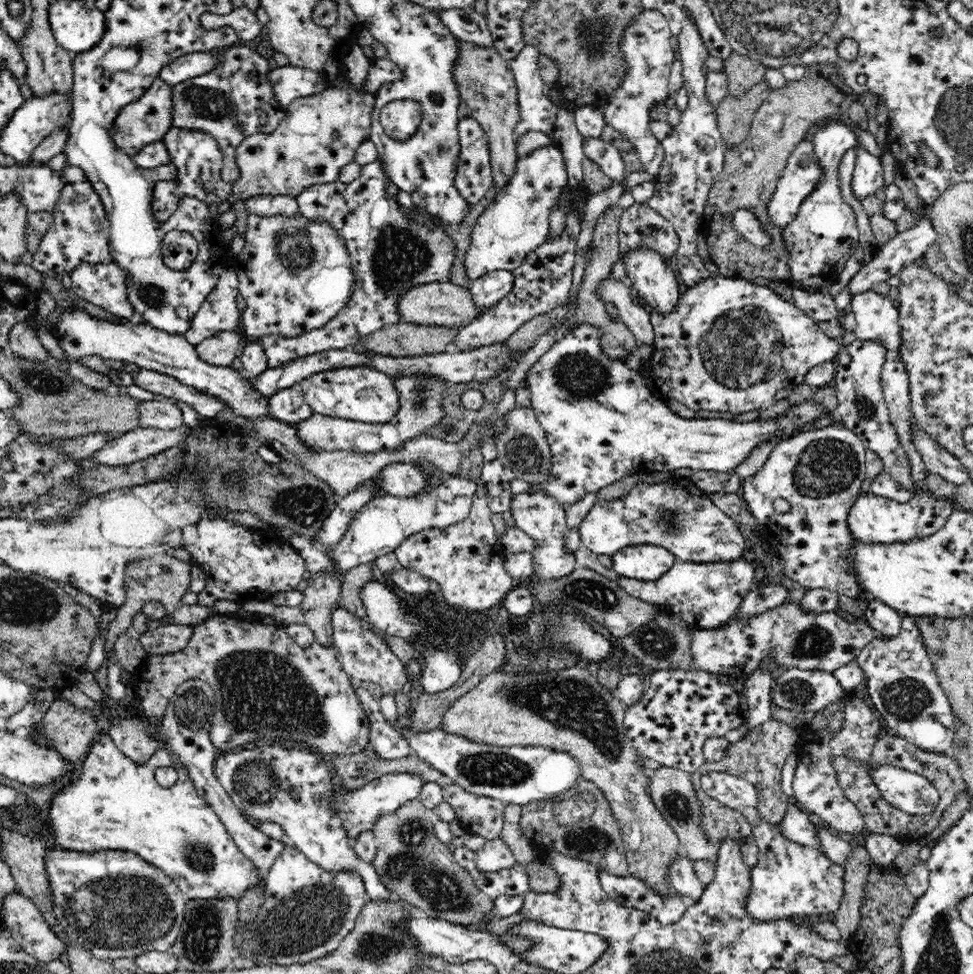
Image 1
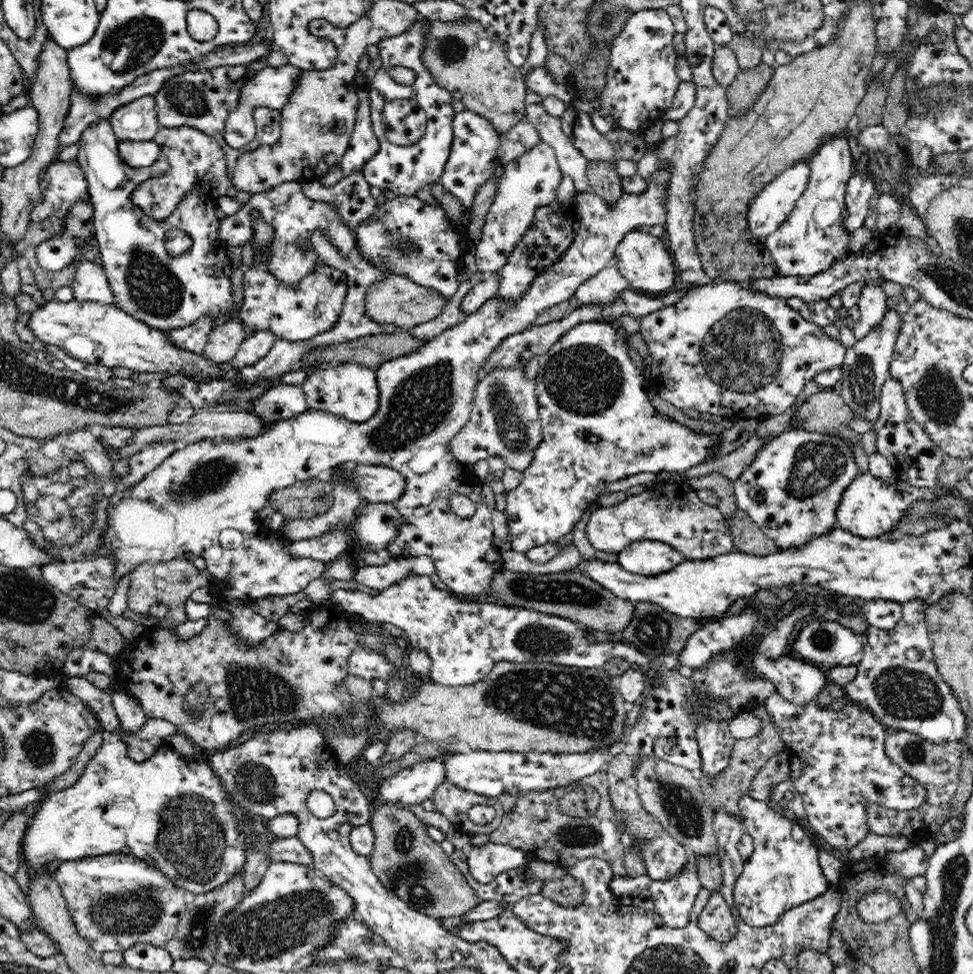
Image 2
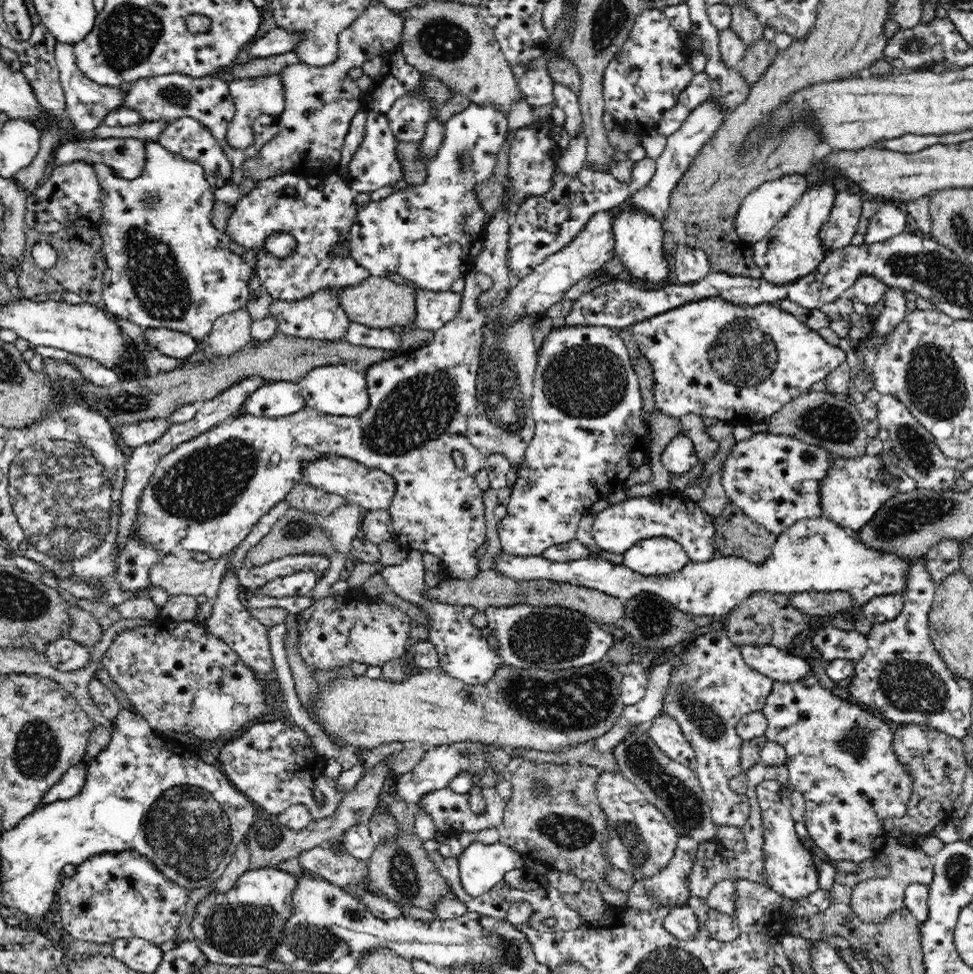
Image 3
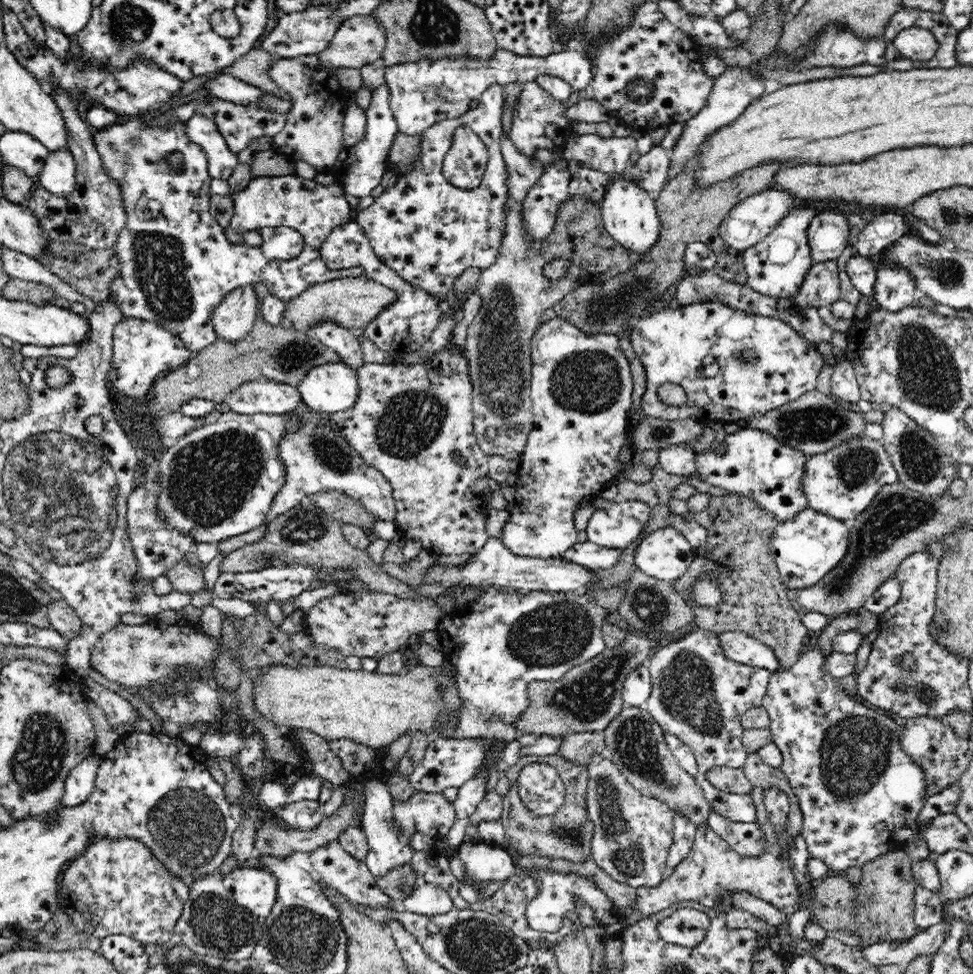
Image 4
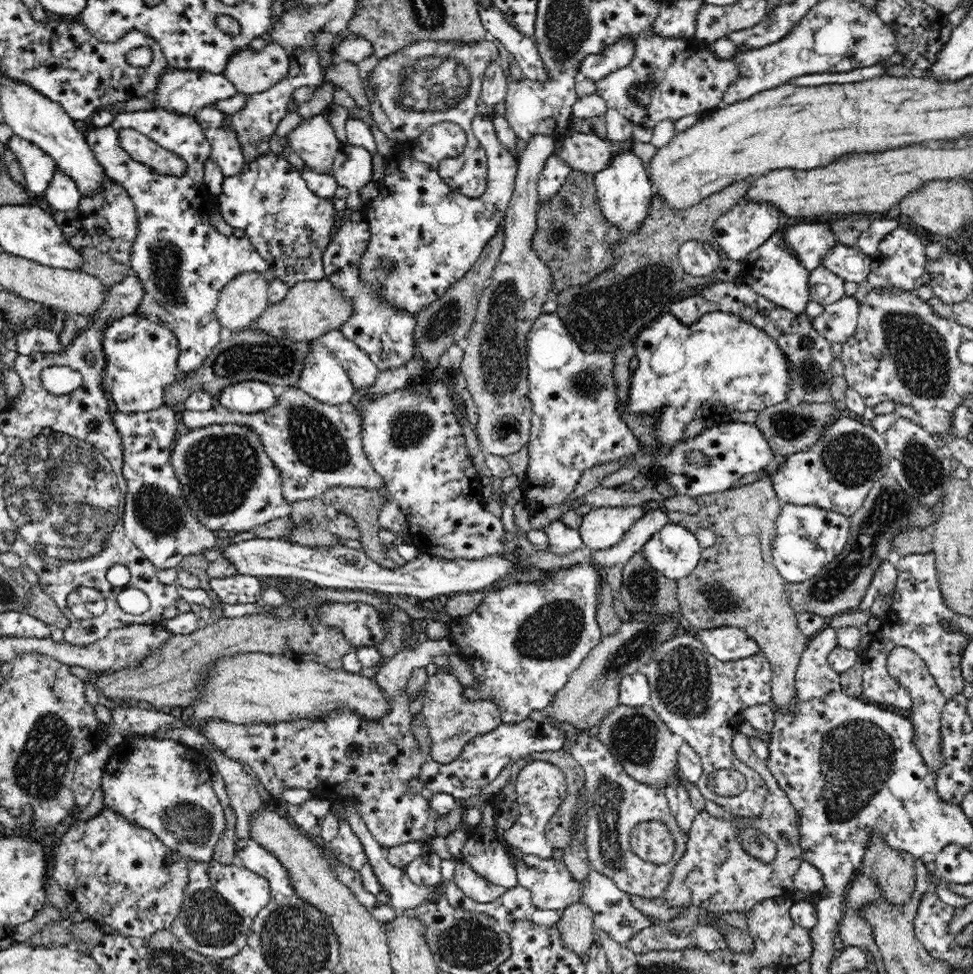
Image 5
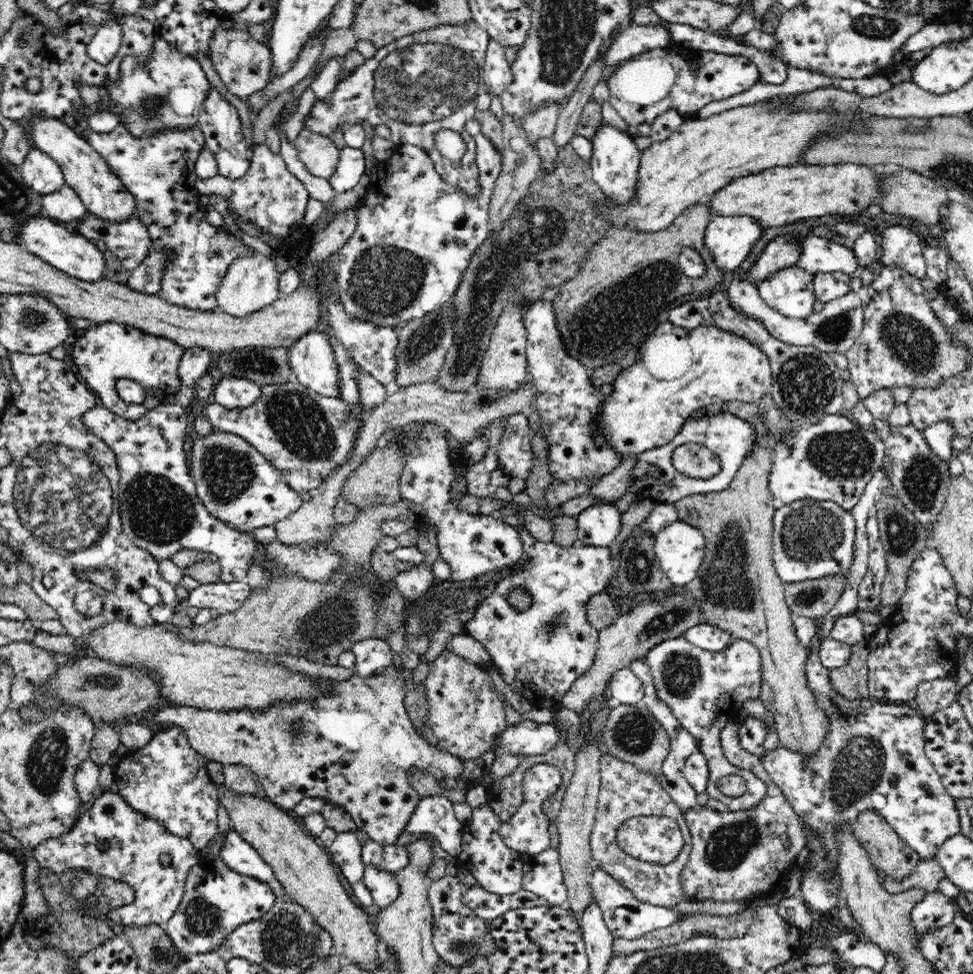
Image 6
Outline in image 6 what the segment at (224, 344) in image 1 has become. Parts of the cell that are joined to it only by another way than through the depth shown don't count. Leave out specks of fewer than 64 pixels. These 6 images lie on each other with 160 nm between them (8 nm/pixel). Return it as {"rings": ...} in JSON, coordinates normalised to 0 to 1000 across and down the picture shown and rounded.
{"rings":[[[267,259],[240,267],[222,301],[224,317],[237,325],[255,325],[269,315],[284,310],[290,304],[286,297],[288,281],[284,276],[282,265],[275,265]]]}

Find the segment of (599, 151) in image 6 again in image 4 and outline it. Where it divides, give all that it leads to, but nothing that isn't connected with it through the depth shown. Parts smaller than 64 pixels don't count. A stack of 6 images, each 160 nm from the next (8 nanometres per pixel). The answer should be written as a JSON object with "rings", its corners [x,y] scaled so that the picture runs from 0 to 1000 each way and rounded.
{"rings":[[[639,180],[631,182],[624,189],[620,201],[618,224],[619,230],[627,242],[635,247],[641,256],[651,261],[651,264],[662,263],[664,259],[675,251],[679,242],[679,229],[673,211],[672,200],[664,197],[652,186],[641,184]]]}

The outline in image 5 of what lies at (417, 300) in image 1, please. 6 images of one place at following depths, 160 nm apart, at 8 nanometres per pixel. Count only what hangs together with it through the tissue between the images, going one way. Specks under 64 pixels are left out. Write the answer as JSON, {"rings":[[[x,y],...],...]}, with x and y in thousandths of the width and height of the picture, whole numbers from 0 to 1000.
{"rings":[[[333,285],[326,289],[310,289],[297,295],[292,308],[276,312],[264,329],[256,333],[255,337],[273,340],[286,348],[318,351],[335,343],[335,340],[349,339],[362,322],[364,322],[364,309],[354,301],[351,295],[342,294],[341,290]]]}

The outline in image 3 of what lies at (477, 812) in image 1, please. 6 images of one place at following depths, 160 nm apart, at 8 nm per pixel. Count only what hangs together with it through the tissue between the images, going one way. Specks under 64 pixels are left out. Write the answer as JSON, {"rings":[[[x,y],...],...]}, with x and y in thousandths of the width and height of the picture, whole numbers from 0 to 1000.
{"rings":[[[462,808],[452,809],[452,811],[446,811],[434,819],[428,824],[436,834],[439,834],[446,846],[448,847],[448,853],[459,856],[472,856],[474,854],[491,855],[501,850],[511,849],[517,841],[517,836],[521,826],[521,823],[514,818],[512,812],[509,809],[499,809],[496,812],[496,820],[499,828],[498,833],[493,836],[487,835],[482,826],[482,814],[471,815]]]}

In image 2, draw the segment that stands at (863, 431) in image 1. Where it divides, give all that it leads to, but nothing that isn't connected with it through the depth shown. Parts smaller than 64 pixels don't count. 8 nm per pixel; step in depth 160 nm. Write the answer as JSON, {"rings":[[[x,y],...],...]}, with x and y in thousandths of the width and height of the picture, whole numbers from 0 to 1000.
{"rings":[[[915,316],[898,337],[886,349],[874,356],[868,364],[867,374],[864,376],[865,390],[861,394],[860,401],[865,406],[867,413],[877,428],[890,429],[898,435],[904,425],[904,406],[909,391],[914,388],[914,376],[924,341],[926,323]]]}

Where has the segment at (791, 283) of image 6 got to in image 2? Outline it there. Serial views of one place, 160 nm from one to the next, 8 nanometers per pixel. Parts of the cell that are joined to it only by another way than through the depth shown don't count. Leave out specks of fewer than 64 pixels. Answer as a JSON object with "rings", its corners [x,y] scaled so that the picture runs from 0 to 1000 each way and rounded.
{"rings":[[[857,142],[849,146],[830,169],[834,175],[831,188],[819,205],[814,220],[808,224],[808,228],[785,244],[802,284],[837,284],[841,280],[849,279],[859,267],[874,259],[872,247],[876,239],[872,237],[868,228],[868,199],[878,174],[872,146],[867,142]]]}

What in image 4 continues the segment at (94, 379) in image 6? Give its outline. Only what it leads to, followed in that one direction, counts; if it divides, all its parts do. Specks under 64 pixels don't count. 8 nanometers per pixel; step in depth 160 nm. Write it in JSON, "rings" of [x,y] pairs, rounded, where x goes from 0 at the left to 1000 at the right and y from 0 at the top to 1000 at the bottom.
{"rings":[[[126,325],[116,341],[116,368],[111,392],[118,406],[145,410],[155,403],[155,398],[165,385],[190,374],[198,366],[182,344],[154,330]]]}

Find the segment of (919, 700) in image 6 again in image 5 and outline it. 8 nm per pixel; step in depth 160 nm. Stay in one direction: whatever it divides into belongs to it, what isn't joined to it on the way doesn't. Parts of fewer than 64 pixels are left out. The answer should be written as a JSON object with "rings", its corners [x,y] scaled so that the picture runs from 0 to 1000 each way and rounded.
{"rings":[[[929,663],[918,665],[913,672],[911,683],[914,693],[927,705],[930,705],[938,717],[938,724],[932,732],[935,733],[935,740],[939,744],[939,765],[943,767],[943,771],[946,771],[950,782],[954,785],[954,790],[961,796],[969,785],[965,747],[967,733],[974,720],[966,711],[965,705],[962,704],[960,695],[957,694],[952,681],[936,665]]]}

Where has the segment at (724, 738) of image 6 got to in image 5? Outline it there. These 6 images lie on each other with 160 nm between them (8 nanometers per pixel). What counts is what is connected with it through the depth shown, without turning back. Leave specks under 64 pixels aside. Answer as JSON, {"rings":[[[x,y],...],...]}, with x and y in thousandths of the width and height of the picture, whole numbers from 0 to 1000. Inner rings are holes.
{"rings":[[[758,752],[753,756],[752,770],[787,802],[787,819],[783,836],[777,840],[751,839],[750,843],[734,839],[725,832],[715,836],[702,880],[693,889],[689,906],[673,924],[687,931],[709,928],[734,937],[763,937],[769,941],[771,933],[787,923],[797,923],[814,916],[816,899],[825,884],[821,866],[821,838],[810,816],[803,810],[788,787],[770,763],[771,758]],[[765,848],[779,850],[799,868],[799,878],[791,885],[777,882],[763,870],[760,855]]]}

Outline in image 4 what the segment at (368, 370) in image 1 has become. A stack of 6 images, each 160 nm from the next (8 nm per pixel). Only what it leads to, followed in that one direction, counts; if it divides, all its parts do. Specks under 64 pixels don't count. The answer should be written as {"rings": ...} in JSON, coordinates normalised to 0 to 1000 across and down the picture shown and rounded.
{"rings":[[[351,372],[320,378],[304,397],[309,411],[331,425],[362,420],[370,403],[367,380]]]}

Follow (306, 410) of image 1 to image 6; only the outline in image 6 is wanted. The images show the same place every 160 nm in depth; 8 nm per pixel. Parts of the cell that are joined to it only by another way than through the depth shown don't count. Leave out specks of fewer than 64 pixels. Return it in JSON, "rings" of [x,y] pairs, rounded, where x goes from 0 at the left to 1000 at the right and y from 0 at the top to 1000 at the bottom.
{"rings":[[[255,388],[223,390],[219,400],[222,414],[234,420],[256,418],[268,403],[268,395]]]}

